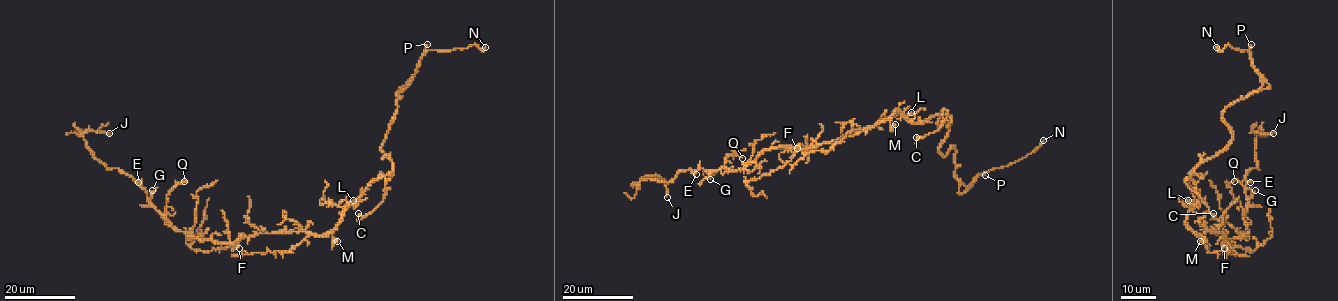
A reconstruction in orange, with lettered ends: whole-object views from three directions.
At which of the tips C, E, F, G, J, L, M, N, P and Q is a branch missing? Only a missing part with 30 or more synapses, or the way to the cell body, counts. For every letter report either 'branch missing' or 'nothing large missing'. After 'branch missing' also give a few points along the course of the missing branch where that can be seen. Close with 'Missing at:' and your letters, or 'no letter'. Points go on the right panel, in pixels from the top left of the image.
C: nothing large missing
E: nothing large missing
F: nothing large missing
G: nothing large missing
J: nothing large missing
L: nothing large missing
M: nothing large missing
N: branch missing
P: branch missing
Q: nothing large missing
Missing at: N, P

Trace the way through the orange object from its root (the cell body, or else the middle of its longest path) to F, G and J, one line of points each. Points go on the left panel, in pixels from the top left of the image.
F: (326, 234), (310, 234), (305, 231), (259, 233), (239, 238), (233, 244), (239, 248)
G: (326, 234), (279, 231), (242, 236), (232, 242), (199, 240), (176, 230), (165, 219), (149, 201), (152, 190)
J: (326, 234), (279, 231), (232, 242), (189, 236), (131, 176), (98, 160), (83, 137), (88, 130), (109, 133)

